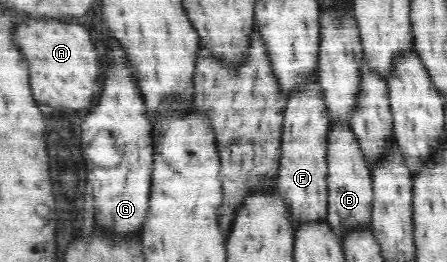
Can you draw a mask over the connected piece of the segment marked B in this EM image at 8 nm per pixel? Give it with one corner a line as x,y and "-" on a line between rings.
339,121
330,125
328,136
330,143
327,144
327,189
329,190
326,222
333,230
333,234
342,242
349,230
371,230
374,202
372,171
364,160
363,152
349,122

